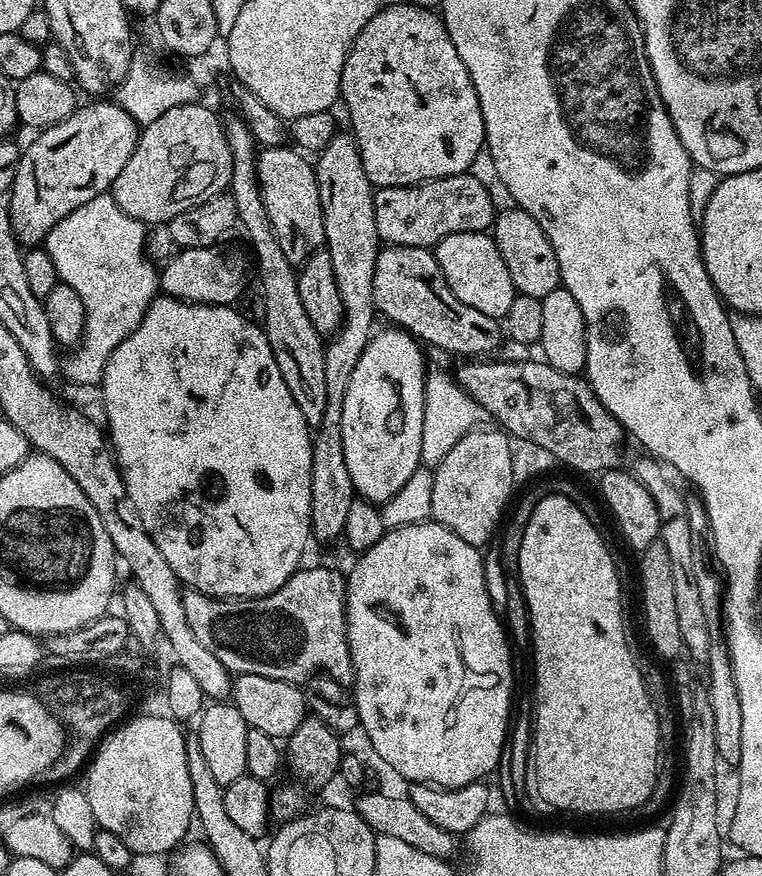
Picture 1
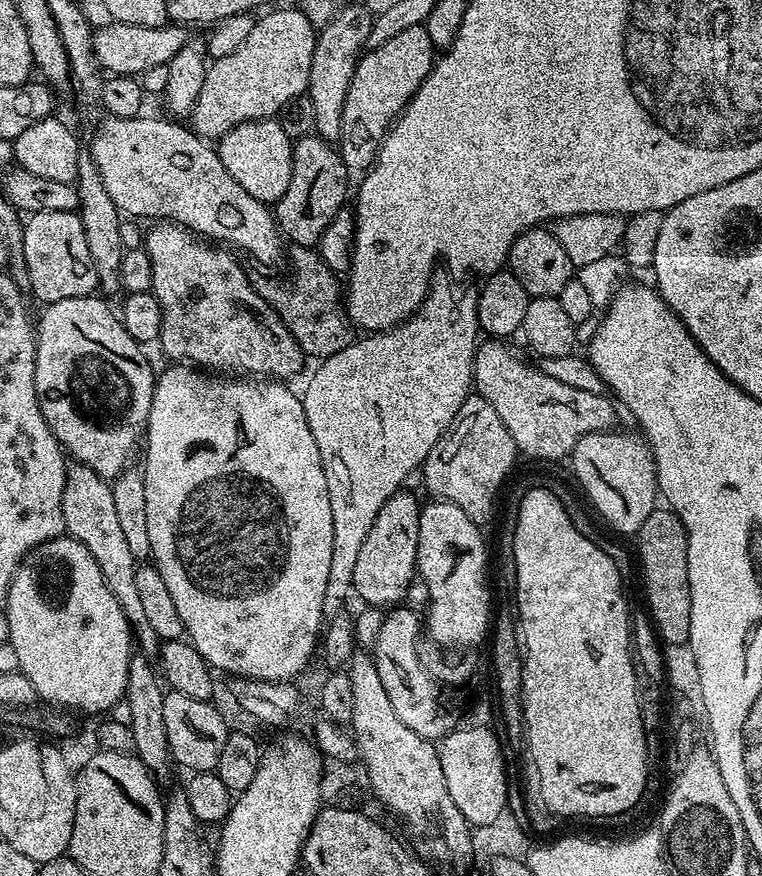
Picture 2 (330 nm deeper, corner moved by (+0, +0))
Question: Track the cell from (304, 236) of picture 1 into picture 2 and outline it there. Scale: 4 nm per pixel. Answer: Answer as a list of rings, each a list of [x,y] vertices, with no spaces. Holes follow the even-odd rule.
[[[279,119],[251,120],[234,126],[225,136],[219,137],[218,151],[222,158],[222,166],[230,170],[230,178],[258,198],[258,202],[269,206],[286,194],[286,186],[290,186],[290,170],[292,169],[293,137],[282,130]]]

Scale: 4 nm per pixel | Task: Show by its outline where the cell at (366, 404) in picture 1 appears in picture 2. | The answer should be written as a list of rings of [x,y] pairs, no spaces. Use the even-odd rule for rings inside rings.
[[[401,490],[388,497],[382,510],[378,510],[374,524],[366,534],[366,542],[362,542],[358,562],[354,565],[352,590],[357,597],[360,595],[364,599],[365,605],[381,610],[399,605],[413,584],[418,572],[416,555],[421,507],[421,501],[416,501],[407,490]]]

